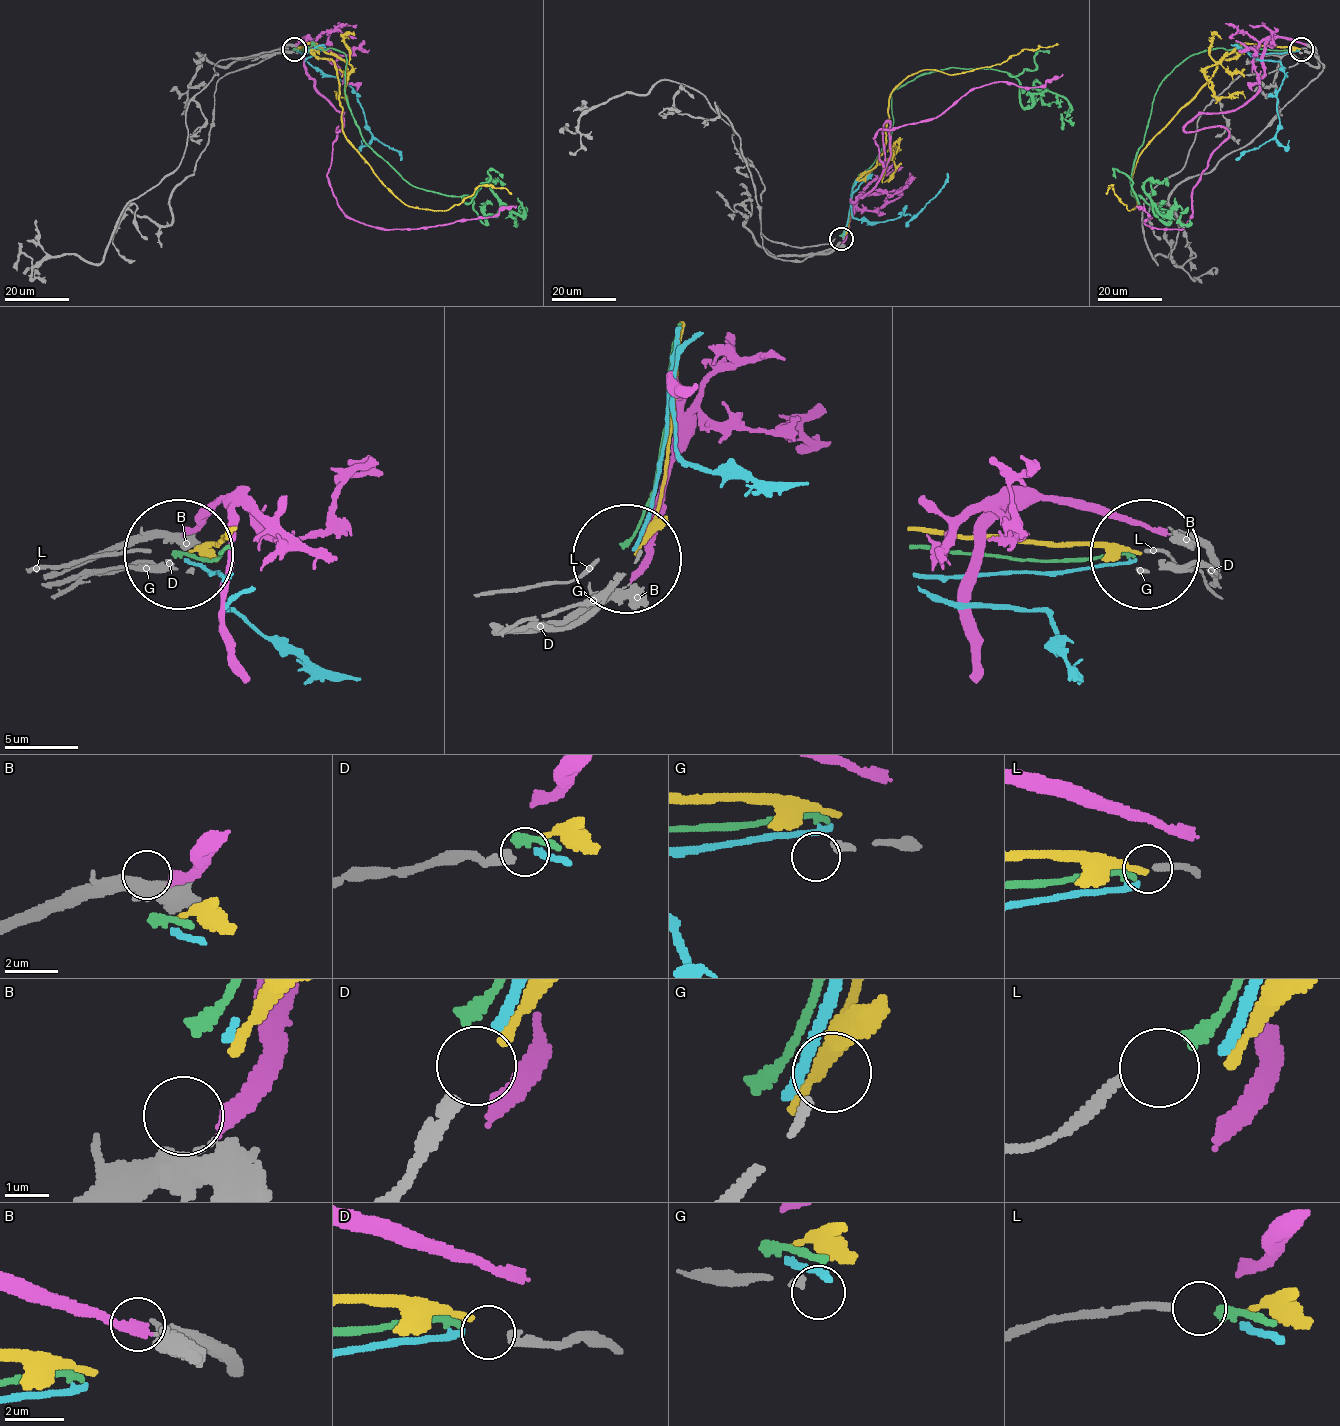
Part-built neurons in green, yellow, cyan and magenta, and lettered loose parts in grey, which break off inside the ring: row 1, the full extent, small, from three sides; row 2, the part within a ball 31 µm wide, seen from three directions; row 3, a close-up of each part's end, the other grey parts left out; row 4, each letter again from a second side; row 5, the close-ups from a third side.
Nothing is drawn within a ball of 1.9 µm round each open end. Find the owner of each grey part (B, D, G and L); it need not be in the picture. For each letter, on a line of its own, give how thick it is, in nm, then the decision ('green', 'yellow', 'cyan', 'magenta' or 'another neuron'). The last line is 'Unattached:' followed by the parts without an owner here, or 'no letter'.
B: calibre 550 nm; magenta
D: calibre 320 nm; yellow
G: calibre 240 nm; another neuron
L: calibre 190 nm; green
Unattached: G

